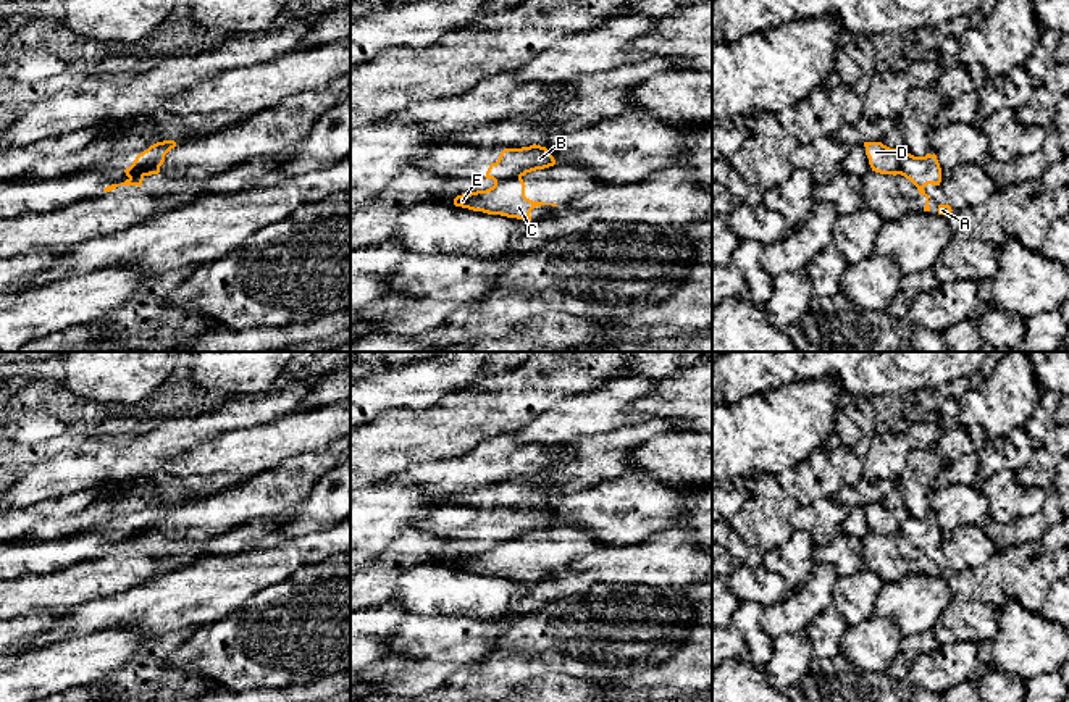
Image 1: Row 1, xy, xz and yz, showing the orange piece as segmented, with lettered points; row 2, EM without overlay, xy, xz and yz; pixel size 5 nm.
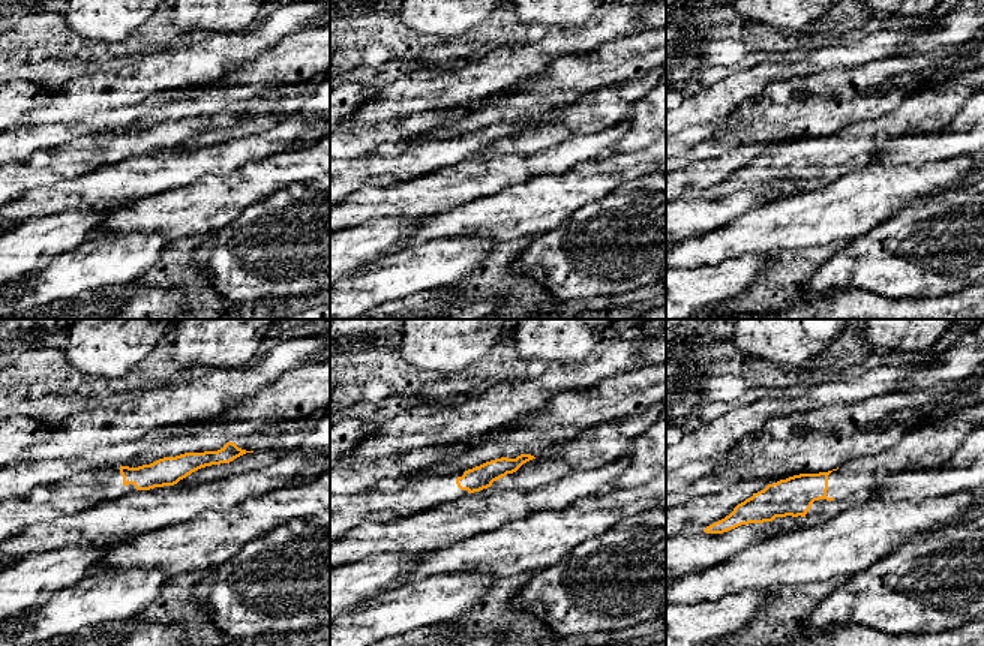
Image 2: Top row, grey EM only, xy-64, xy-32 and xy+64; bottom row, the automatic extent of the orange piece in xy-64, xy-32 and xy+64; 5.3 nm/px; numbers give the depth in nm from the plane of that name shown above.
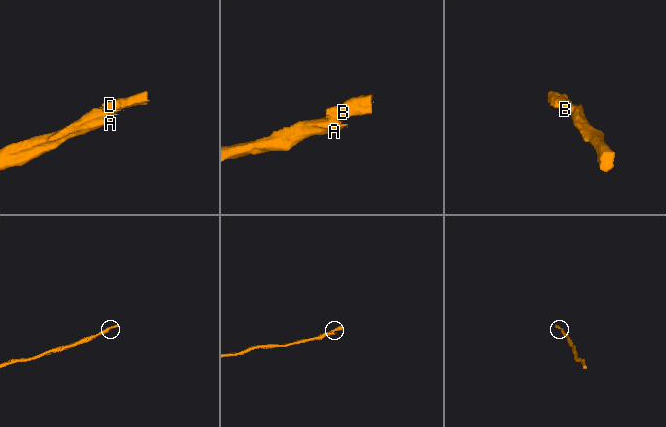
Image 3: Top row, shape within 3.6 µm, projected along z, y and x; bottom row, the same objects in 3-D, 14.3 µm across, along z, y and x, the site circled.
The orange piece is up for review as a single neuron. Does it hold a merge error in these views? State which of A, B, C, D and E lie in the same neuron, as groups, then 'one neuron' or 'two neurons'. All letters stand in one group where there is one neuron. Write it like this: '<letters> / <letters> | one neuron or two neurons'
A C E / B D | two neurons

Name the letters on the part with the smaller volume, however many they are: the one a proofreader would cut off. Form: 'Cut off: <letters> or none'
Cut off: B, D

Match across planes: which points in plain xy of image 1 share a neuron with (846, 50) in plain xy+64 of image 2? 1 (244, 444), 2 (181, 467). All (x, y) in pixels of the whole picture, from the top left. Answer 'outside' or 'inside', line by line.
1: outside
2: outside

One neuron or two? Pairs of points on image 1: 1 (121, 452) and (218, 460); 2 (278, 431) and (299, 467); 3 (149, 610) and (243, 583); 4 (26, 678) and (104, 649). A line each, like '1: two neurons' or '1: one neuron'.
1: two neurons
2: two neurons
3: one neuron
4: one neuron

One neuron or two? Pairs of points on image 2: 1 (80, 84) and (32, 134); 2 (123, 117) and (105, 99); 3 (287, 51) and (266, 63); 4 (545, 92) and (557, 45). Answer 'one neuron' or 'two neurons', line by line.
1: two neurons
2: two neurons
3: one neuron
4: two neurons

